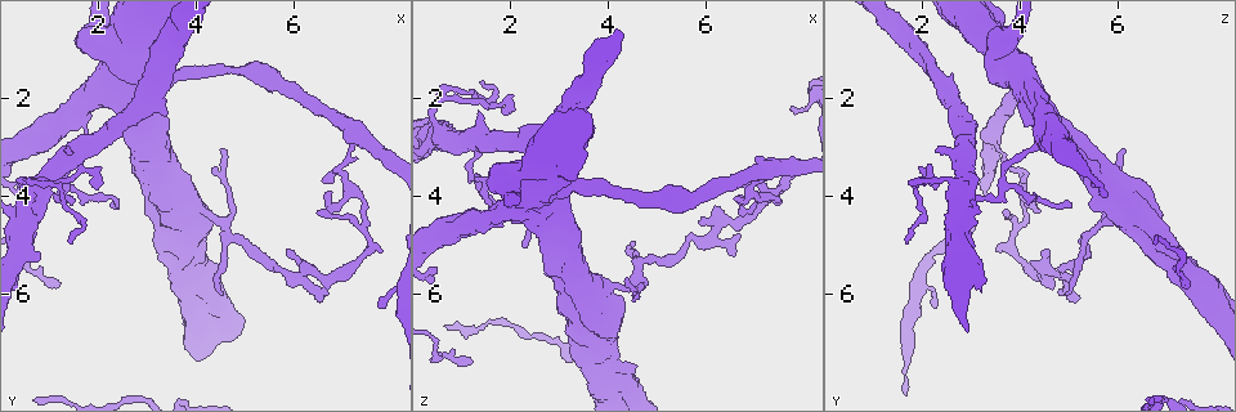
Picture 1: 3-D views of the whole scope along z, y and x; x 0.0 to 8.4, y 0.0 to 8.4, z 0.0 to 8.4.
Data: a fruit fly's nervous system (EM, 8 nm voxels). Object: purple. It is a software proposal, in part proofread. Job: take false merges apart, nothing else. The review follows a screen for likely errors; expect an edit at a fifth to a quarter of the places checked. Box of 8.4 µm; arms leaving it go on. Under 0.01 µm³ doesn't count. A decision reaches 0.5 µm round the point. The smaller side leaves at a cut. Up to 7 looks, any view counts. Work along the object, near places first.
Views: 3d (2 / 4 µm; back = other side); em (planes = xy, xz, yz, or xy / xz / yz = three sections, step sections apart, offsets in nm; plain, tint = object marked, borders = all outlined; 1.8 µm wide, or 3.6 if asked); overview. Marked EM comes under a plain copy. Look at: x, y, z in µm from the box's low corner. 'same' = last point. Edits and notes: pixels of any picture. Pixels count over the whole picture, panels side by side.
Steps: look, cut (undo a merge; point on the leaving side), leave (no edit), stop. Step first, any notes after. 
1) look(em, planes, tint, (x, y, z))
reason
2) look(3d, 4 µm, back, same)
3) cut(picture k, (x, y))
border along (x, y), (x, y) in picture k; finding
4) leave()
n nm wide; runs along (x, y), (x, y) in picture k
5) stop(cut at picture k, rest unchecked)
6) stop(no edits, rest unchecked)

look(3d, 2 µm, (7.20, 2.70, 3.50))
side arm on a straight run

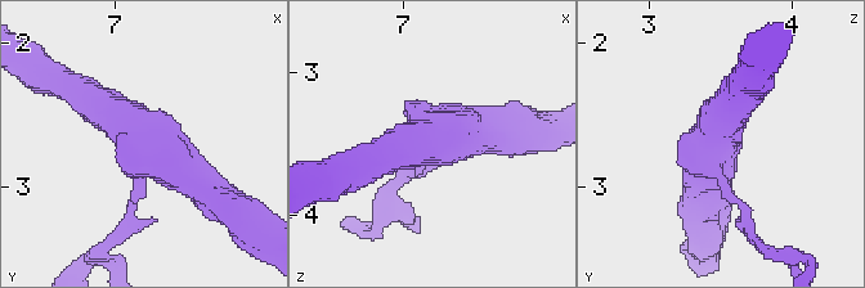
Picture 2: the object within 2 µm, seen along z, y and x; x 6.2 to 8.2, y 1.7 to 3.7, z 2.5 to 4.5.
look(em, planes, tint, (7.16, 2.66, 3.42))
3 arms; shape alone is not enough

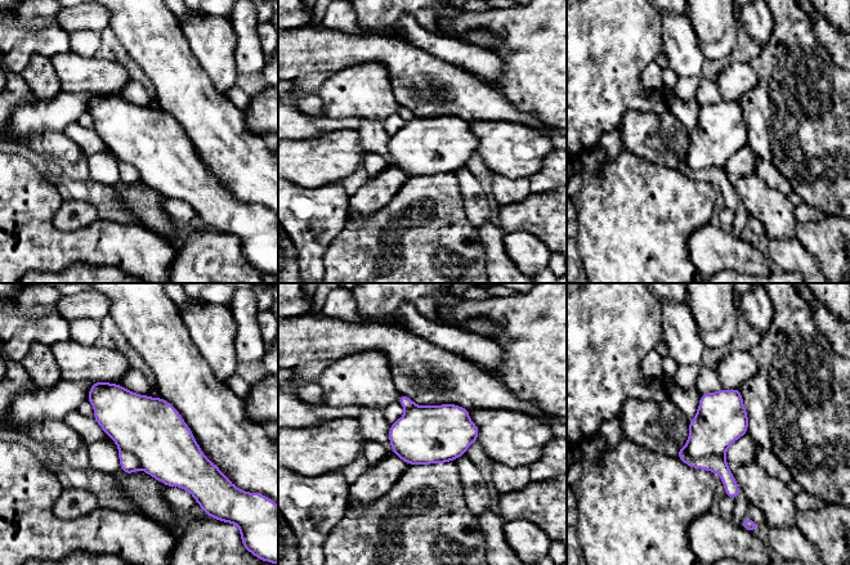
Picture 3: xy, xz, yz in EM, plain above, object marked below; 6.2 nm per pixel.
cut(picture 3, (720, 421))
border along (684, 445), (692, 457), (724, 456) in picture 3; a second neuron is stuck on

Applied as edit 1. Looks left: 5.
look(overview)

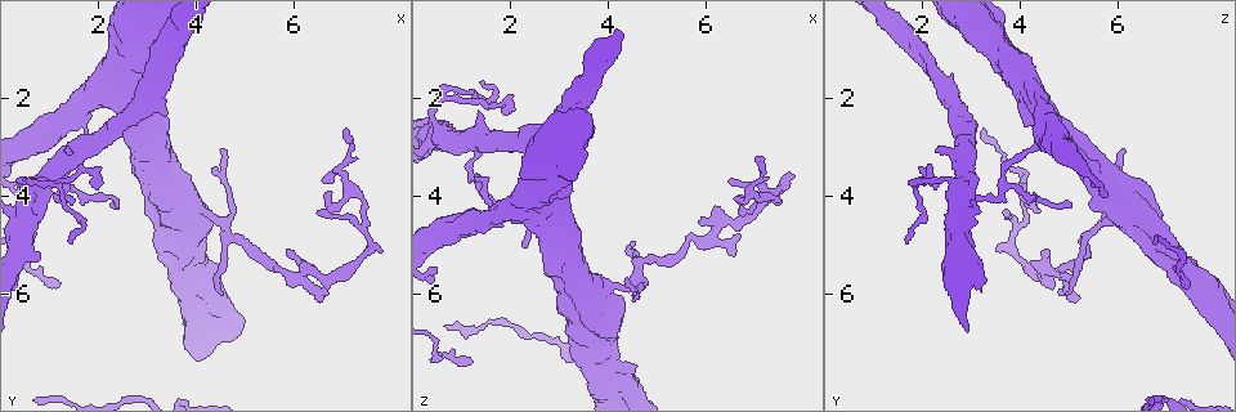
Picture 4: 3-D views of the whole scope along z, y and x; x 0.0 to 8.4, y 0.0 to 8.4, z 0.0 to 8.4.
look(3d, 4 µm, (4.55, 4.50, 5.80))
looks like a crossing

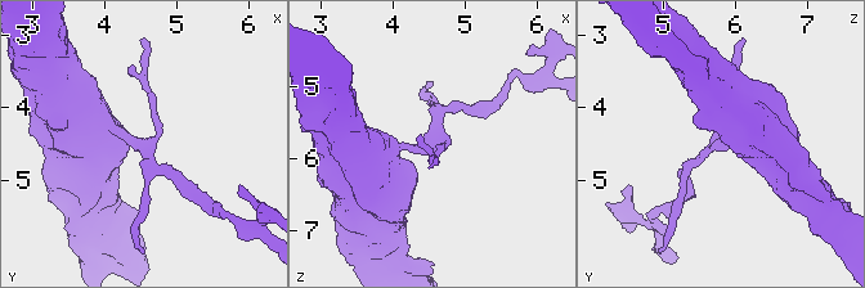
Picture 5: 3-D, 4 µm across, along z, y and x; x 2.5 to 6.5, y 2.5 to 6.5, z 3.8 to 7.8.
look(em, planes, tint, (4.50, 4.50, 5.70))
need the tissue

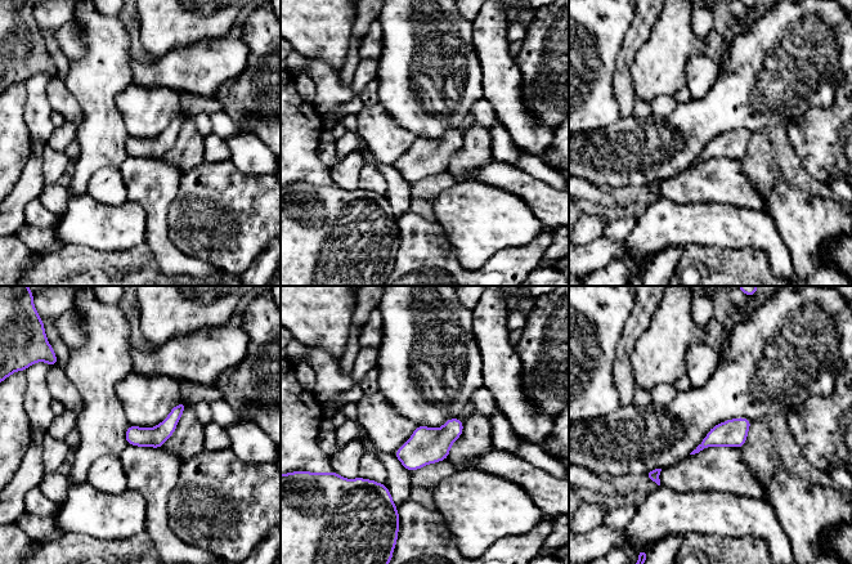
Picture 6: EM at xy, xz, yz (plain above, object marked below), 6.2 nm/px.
leave()
runs along (182, 406), (155, 437), (129, 439) in picture 6; all the same neuron

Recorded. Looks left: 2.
look(3d, 4 µm, (3.90, 5.80, 7.60))
calibre changes

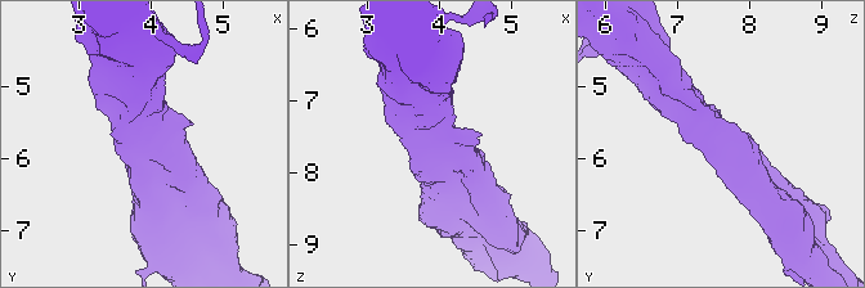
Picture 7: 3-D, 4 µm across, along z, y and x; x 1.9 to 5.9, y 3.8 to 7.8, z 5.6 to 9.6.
look(em, 3.6 µm, planes, tint, (3.95, 5.80, 7.65))

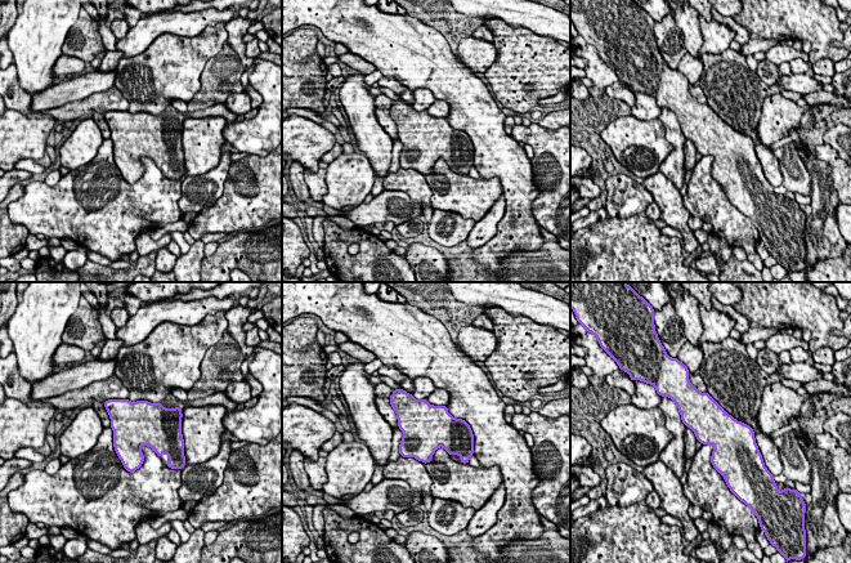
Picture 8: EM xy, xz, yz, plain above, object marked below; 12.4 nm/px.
leave()
one neuron here

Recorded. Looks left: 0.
stop(cut at picture 3, rest unchecked)

